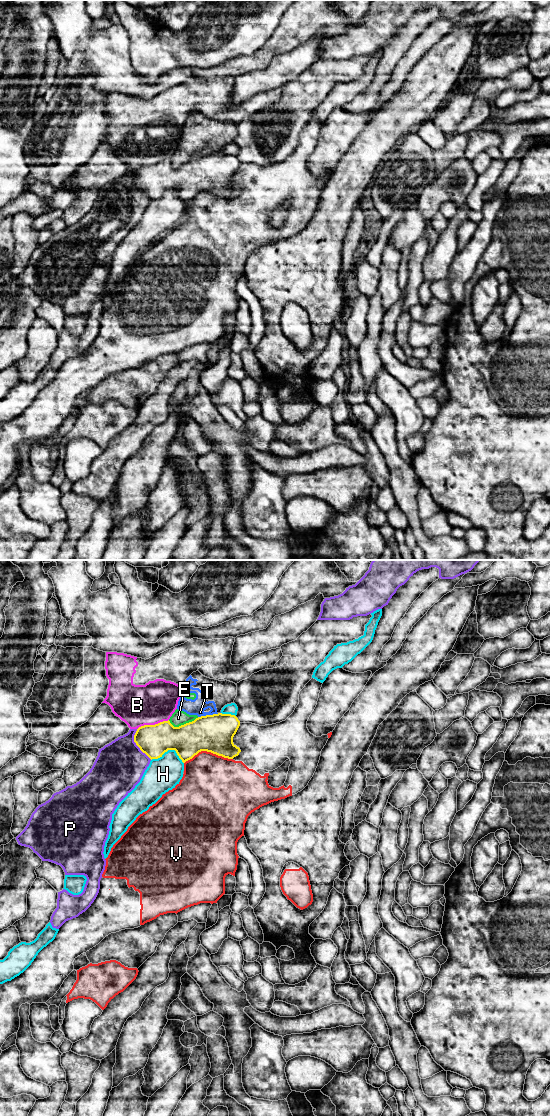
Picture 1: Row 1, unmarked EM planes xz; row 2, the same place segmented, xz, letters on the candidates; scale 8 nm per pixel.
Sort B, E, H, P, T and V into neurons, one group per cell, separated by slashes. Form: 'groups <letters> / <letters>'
groups B / E T / H / P / V

